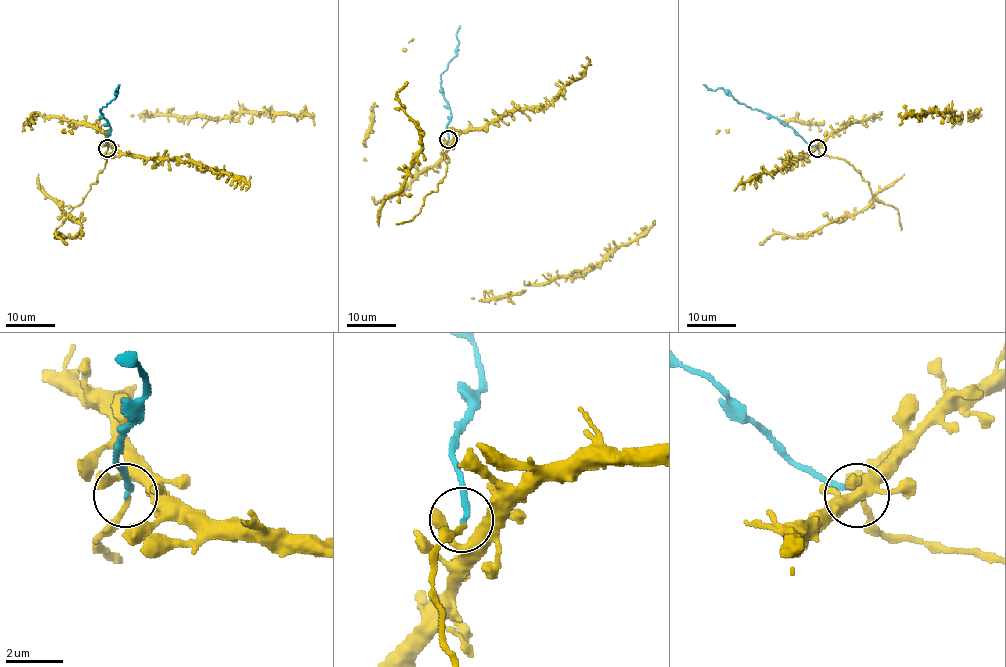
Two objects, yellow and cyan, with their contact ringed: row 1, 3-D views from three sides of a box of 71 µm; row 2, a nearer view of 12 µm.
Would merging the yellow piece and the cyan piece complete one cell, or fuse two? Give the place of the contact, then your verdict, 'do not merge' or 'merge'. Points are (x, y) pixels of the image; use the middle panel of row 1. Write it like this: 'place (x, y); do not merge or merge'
place (448, 139); merge

